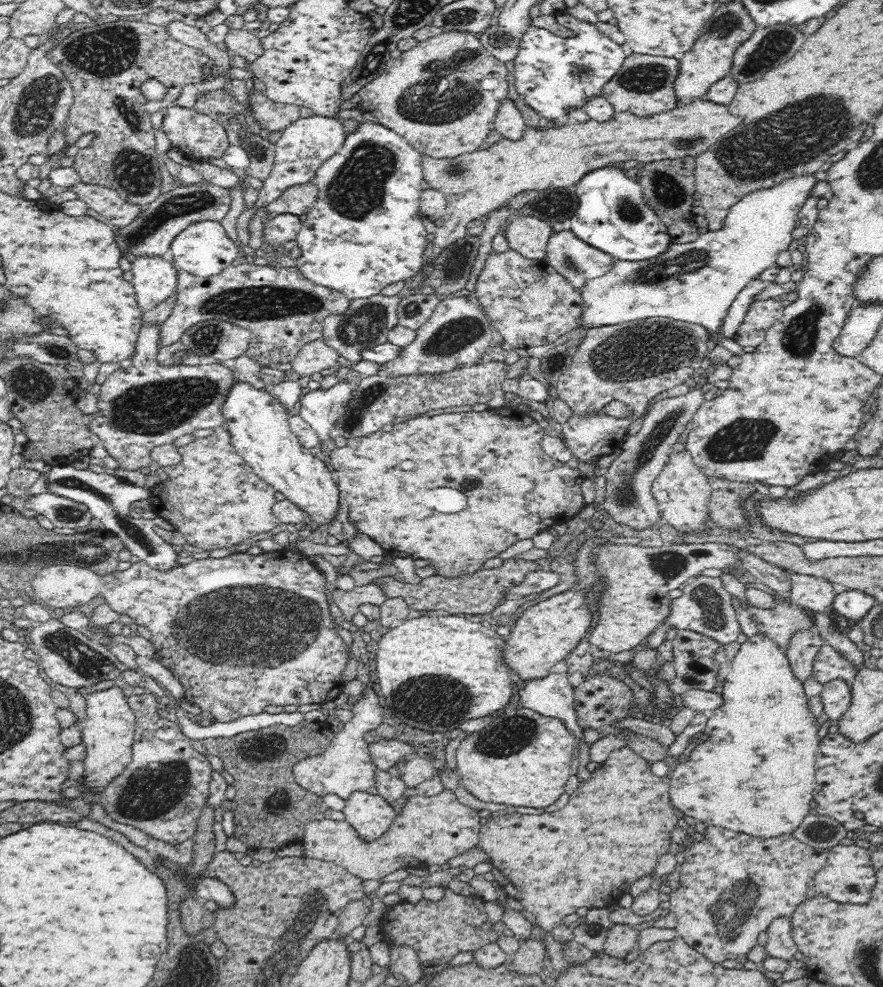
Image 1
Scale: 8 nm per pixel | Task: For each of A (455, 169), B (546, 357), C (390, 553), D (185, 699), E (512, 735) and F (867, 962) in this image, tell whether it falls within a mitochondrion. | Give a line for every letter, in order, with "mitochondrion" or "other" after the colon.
A: mitochondrion
B: other
C: other
D: other
E: mitochondrion
F: mitochondrion

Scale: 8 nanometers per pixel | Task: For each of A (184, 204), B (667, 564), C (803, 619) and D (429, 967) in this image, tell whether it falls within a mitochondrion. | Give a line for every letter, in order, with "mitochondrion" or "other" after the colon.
A: mitochondrion
B: mitochondrion
C: other
D: other

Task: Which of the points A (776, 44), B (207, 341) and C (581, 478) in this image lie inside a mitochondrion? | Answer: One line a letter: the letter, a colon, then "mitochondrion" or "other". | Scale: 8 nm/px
A: mitochondrion
B: mitochondrion
C: other

